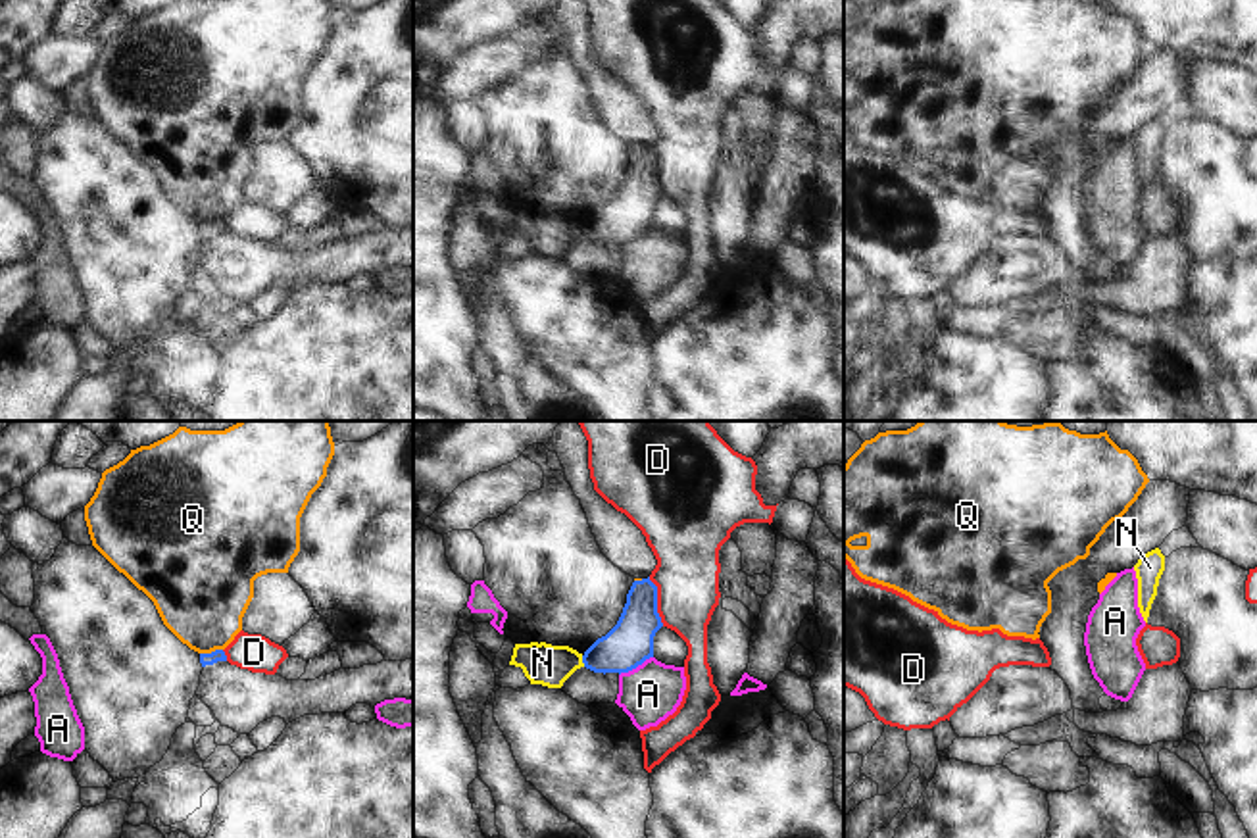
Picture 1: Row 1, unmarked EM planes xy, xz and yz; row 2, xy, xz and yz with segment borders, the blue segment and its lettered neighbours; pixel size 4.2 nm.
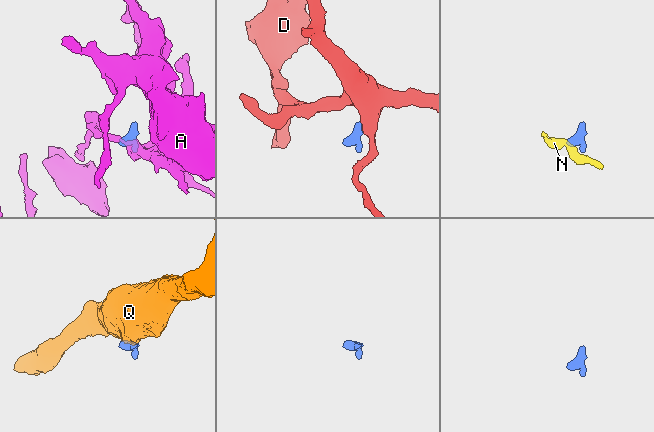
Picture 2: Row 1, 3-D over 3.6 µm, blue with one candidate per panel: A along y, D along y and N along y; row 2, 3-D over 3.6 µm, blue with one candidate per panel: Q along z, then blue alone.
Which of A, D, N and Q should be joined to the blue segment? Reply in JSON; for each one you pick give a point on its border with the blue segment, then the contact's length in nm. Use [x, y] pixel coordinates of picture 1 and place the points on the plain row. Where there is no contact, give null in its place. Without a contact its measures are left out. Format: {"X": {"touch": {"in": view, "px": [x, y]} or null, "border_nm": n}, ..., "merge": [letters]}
{"merge": []}

